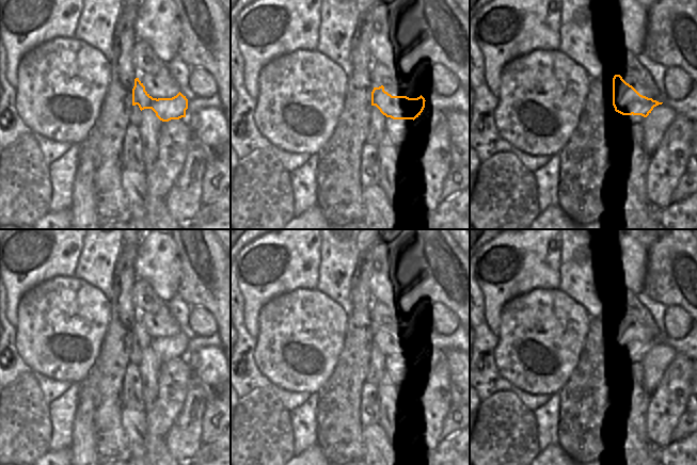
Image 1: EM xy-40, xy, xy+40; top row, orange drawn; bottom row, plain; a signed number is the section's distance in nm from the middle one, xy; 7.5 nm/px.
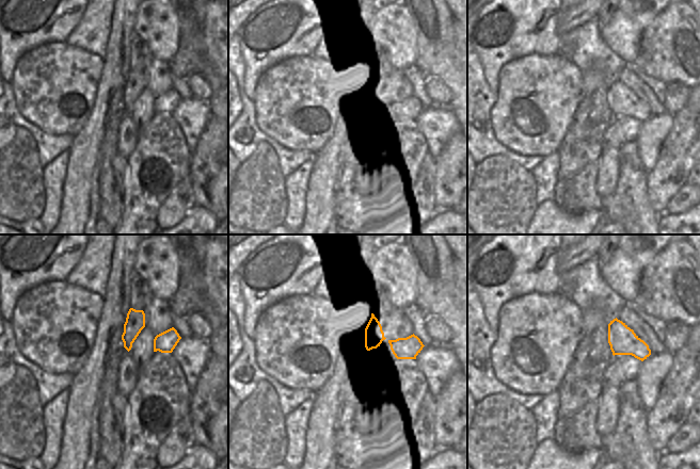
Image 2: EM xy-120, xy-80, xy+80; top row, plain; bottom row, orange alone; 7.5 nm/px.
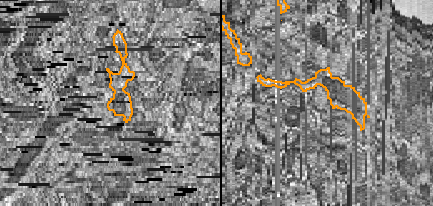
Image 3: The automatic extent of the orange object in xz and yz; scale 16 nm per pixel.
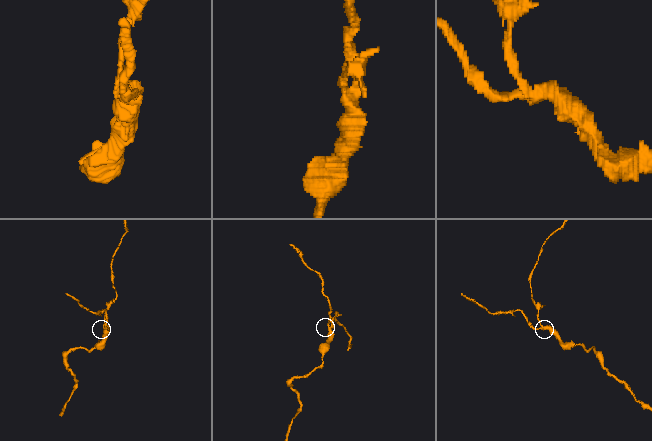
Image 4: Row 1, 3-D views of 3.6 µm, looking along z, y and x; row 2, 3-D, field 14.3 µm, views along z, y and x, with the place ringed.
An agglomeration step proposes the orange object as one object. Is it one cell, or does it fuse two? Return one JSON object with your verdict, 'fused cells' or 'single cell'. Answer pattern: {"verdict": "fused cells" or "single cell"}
{"verdict": "fused cells"}

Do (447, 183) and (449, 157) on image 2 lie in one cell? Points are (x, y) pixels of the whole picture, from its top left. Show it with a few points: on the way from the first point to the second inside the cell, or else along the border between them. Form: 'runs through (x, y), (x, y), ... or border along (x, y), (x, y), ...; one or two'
runs through (449, 177), (449, 163); one

